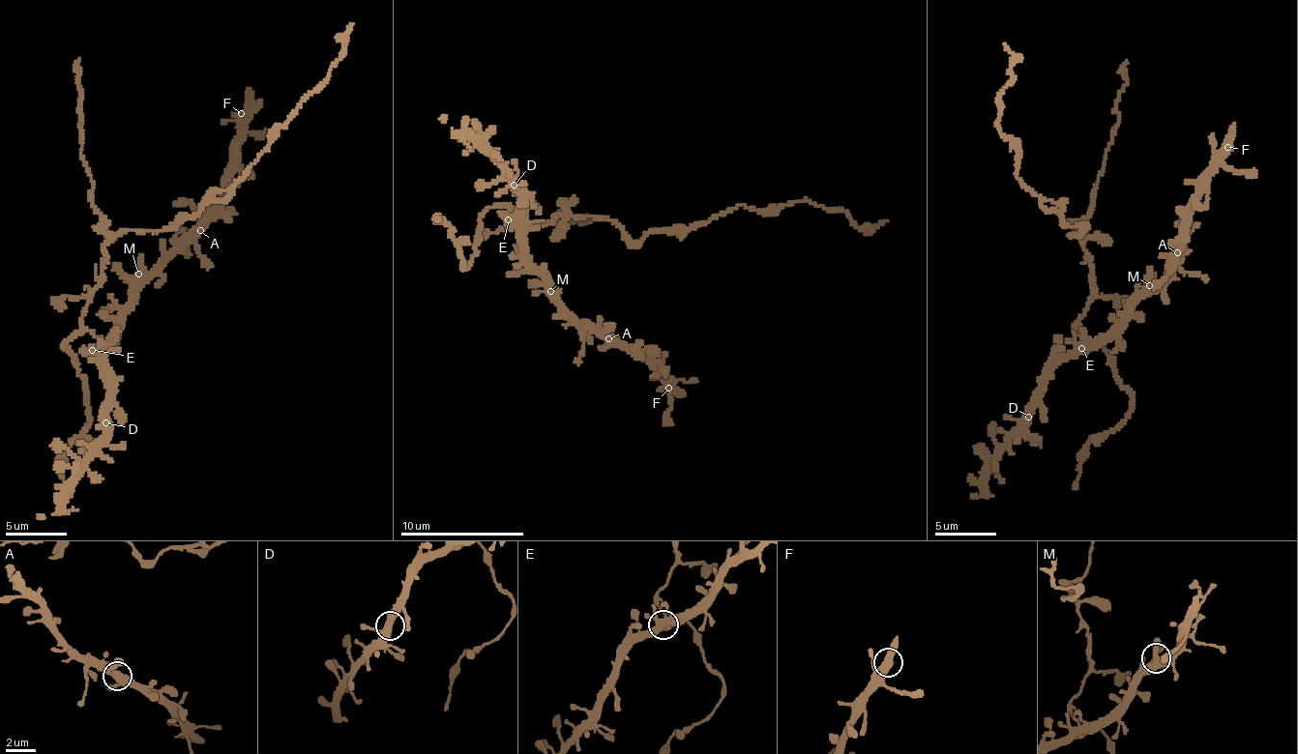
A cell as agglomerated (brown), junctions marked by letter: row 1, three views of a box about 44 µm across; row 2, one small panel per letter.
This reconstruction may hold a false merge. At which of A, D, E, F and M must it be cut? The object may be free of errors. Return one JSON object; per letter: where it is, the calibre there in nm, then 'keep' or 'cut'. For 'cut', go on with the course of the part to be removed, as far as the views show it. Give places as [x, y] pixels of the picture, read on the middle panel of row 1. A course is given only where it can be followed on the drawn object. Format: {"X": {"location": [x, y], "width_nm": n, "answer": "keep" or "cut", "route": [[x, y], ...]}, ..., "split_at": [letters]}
{"A": {"location": [608, 338], "width_nm": 500, "answer": "keep"}, "D": {"location": [514, 185], "width_nm": 440, "answer": "keep"}, "E": {"location": [508, 219], "width_nm": 500, "answer": "cut", "route": [[508, 218], [607, 217], [637, 242], [742, 205], [887, 221]]}, "F": {"location": [668, 388], "width_nm": 460, "answer": "keep"}, "M": {"location": [550, 291], "width_nm": 440, "answer": "keep"}, "split_at": ["E"]}

